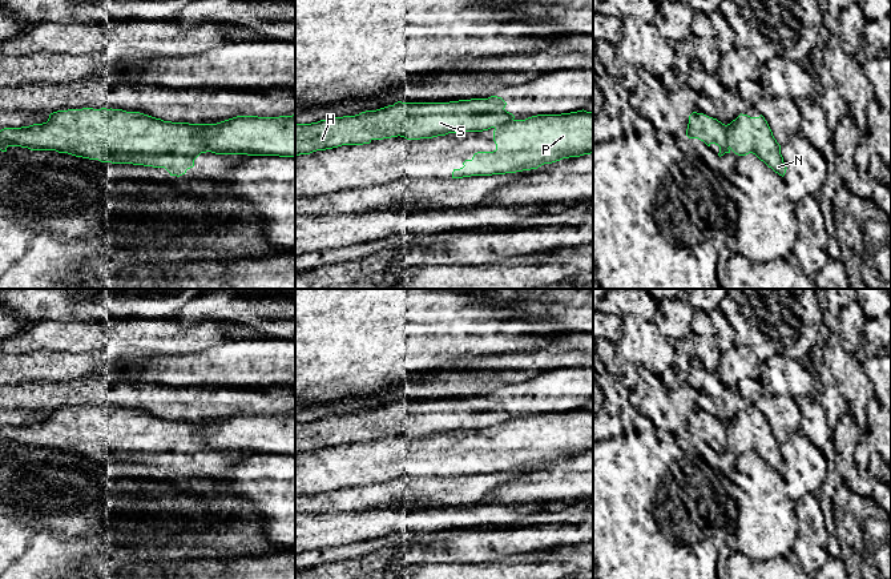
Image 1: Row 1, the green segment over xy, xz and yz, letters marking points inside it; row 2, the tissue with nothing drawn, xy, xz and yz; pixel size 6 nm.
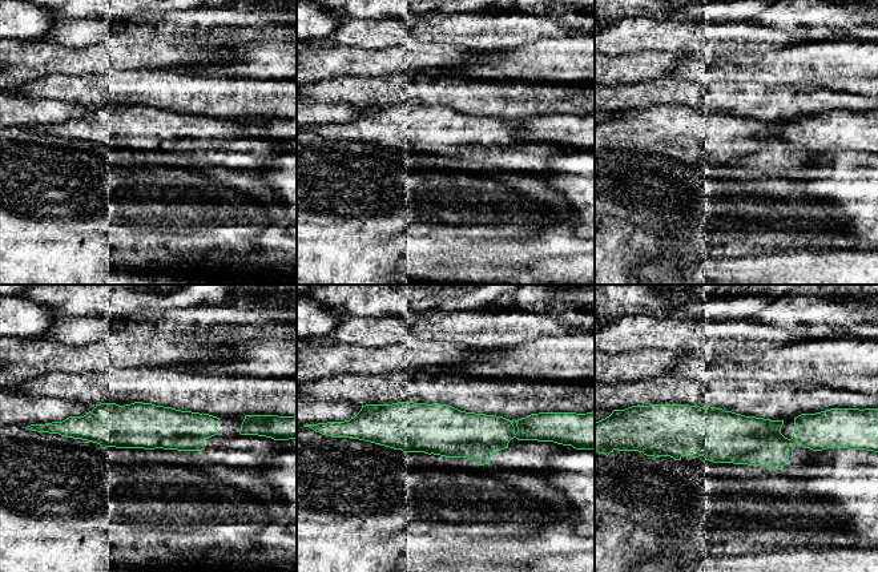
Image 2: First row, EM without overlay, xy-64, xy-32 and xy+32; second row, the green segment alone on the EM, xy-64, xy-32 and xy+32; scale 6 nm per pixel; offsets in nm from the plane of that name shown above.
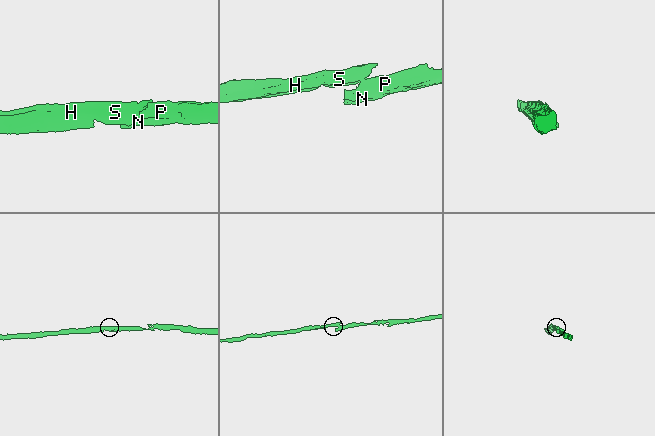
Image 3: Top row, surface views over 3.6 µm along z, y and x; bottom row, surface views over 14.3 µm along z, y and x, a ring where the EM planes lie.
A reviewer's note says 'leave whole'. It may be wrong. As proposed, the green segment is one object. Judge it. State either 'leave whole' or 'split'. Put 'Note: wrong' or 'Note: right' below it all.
split
Note: wrong

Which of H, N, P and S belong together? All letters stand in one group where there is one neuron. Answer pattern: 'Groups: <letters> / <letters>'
Groups: H S / N P

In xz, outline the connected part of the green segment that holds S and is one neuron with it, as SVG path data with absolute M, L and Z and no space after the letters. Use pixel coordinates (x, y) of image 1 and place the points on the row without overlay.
M497 394L488 397L471 397L449 401L402 401L388 403L376 409L366 409L355 414L331 415L311 422L295 422L295 454L310 453L317 449L326 449L342 443L363 443L372 438L383 438L391 435L404 435L407 438L432 437L446 434L448 431L483 430L513 419L515 414L507 410L507 401Z

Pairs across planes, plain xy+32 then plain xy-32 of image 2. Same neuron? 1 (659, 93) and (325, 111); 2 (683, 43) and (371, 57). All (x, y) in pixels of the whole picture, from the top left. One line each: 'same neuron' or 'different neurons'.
1: different neurons
2: different neurons

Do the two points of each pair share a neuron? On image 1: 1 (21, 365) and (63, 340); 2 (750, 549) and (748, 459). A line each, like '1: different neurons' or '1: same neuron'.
1: different neurons
2: same neuron

